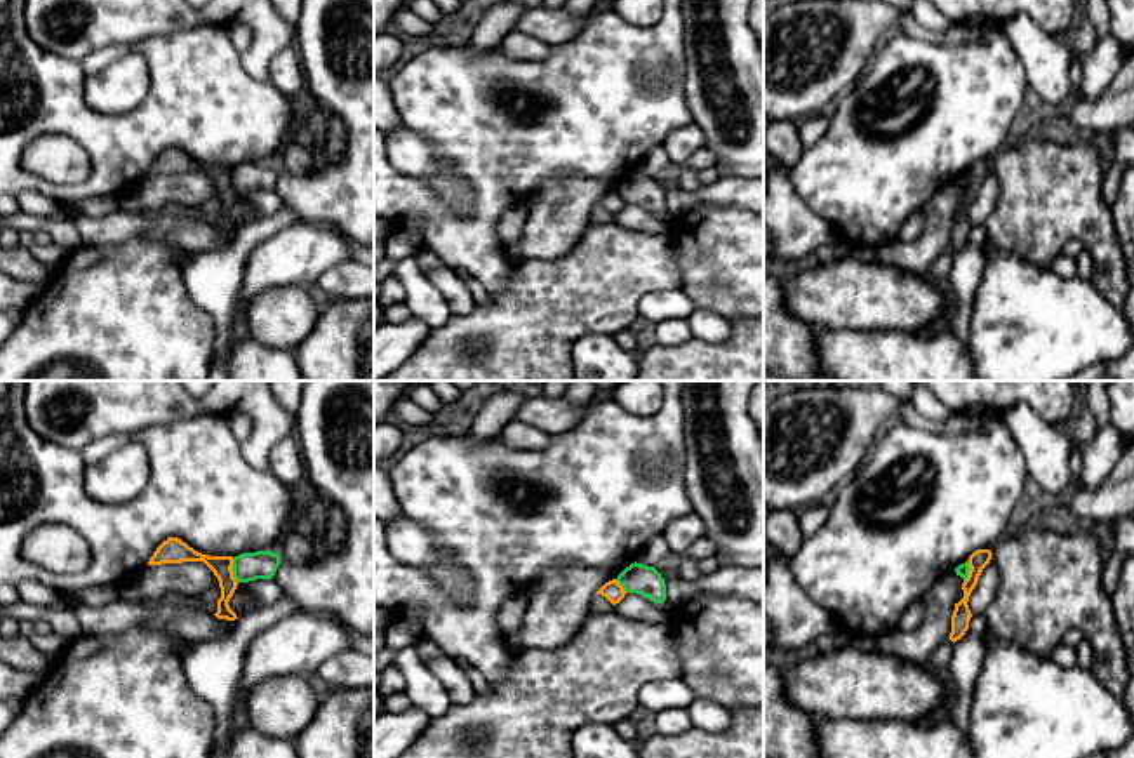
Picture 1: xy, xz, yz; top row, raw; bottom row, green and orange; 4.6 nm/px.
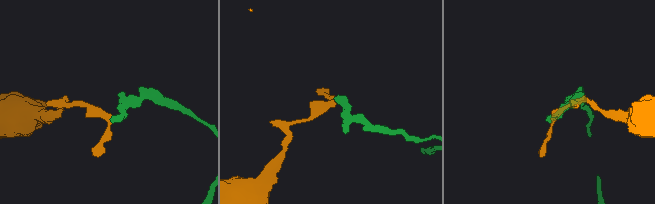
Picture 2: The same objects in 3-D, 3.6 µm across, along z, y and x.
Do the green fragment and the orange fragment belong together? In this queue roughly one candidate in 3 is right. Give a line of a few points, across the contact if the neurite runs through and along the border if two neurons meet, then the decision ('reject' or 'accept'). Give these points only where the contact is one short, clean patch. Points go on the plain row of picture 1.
line xy (232, 169), (232, 186), (237, 193); reject

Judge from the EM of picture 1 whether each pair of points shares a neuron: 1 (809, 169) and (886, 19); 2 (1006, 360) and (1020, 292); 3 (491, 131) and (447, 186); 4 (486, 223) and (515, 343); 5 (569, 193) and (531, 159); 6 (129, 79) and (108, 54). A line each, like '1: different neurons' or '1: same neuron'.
1: different neurons
2: same neuron
3: different neurons
4: different neurons
5: different neurons
6: different neurons

